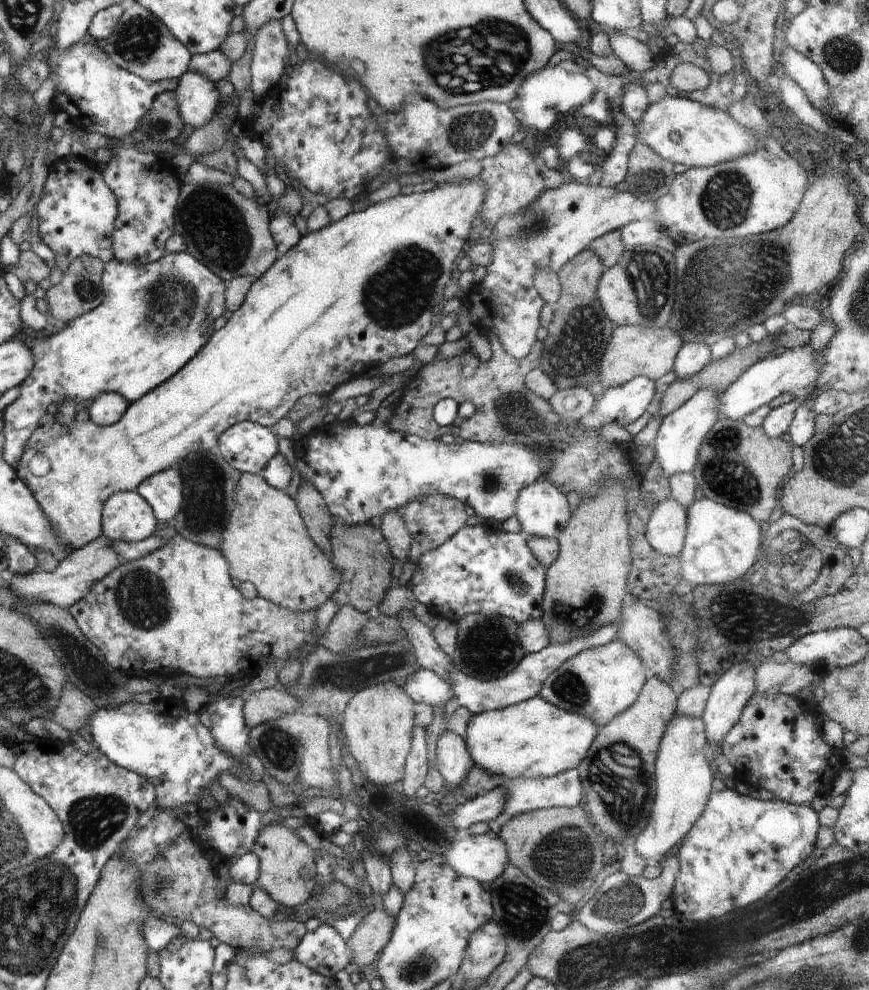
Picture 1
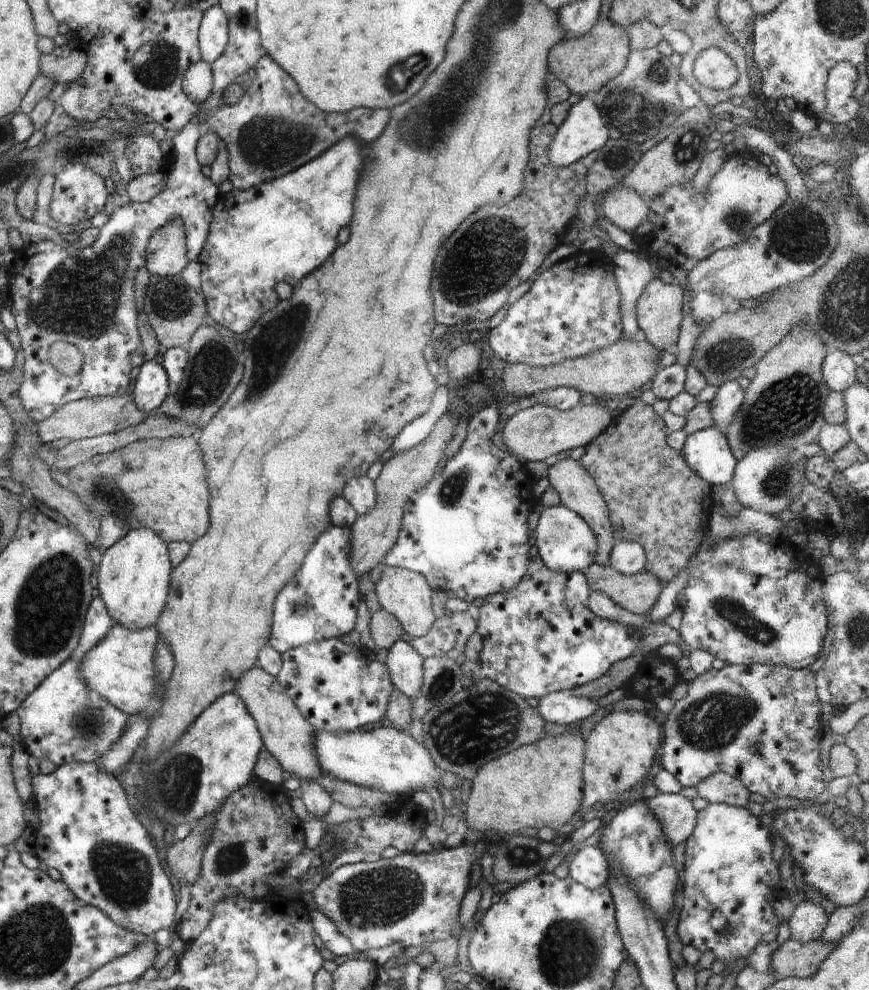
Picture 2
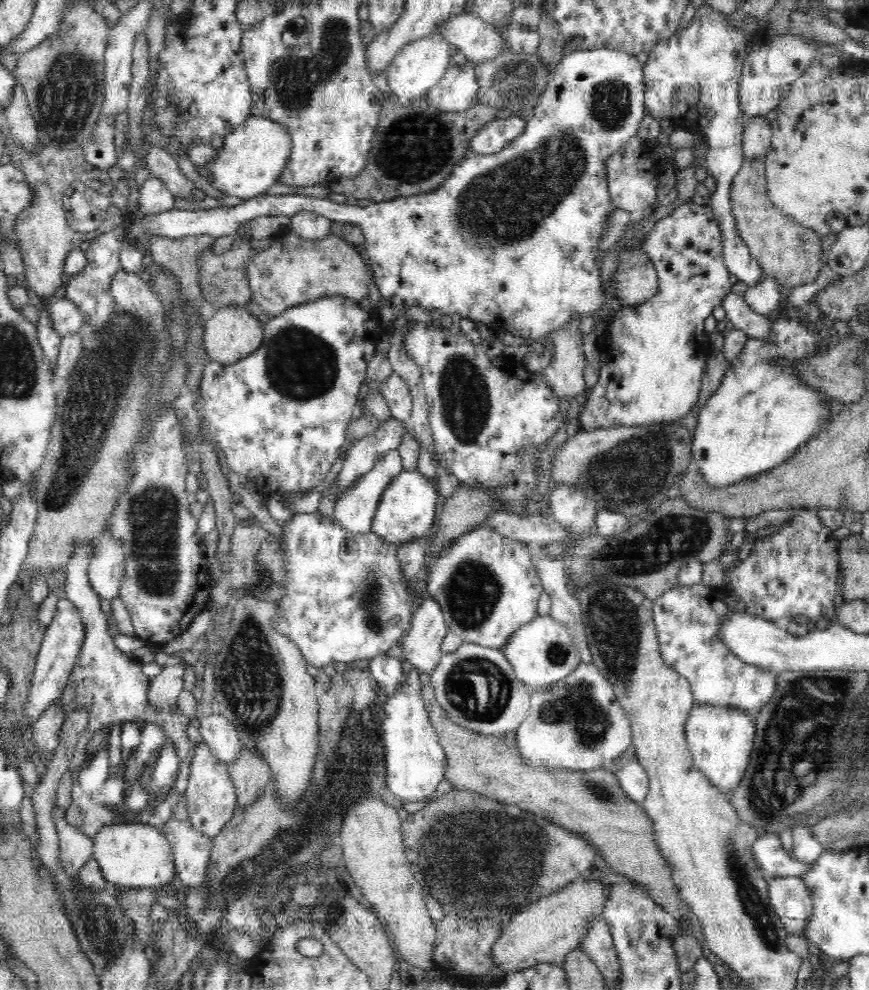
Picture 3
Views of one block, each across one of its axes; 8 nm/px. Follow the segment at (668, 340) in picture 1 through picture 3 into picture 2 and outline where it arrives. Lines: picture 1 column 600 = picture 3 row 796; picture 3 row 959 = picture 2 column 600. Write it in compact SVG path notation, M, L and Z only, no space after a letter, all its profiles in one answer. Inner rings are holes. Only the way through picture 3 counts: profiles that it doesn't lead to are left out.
M606 403L580 404L572 410L562 412L544 404L534 404L515 412L503 428L503 440L509 450L528 462L544 461L548 456L572 450L577 446L586 446L610 426L613 421L613 410Z

